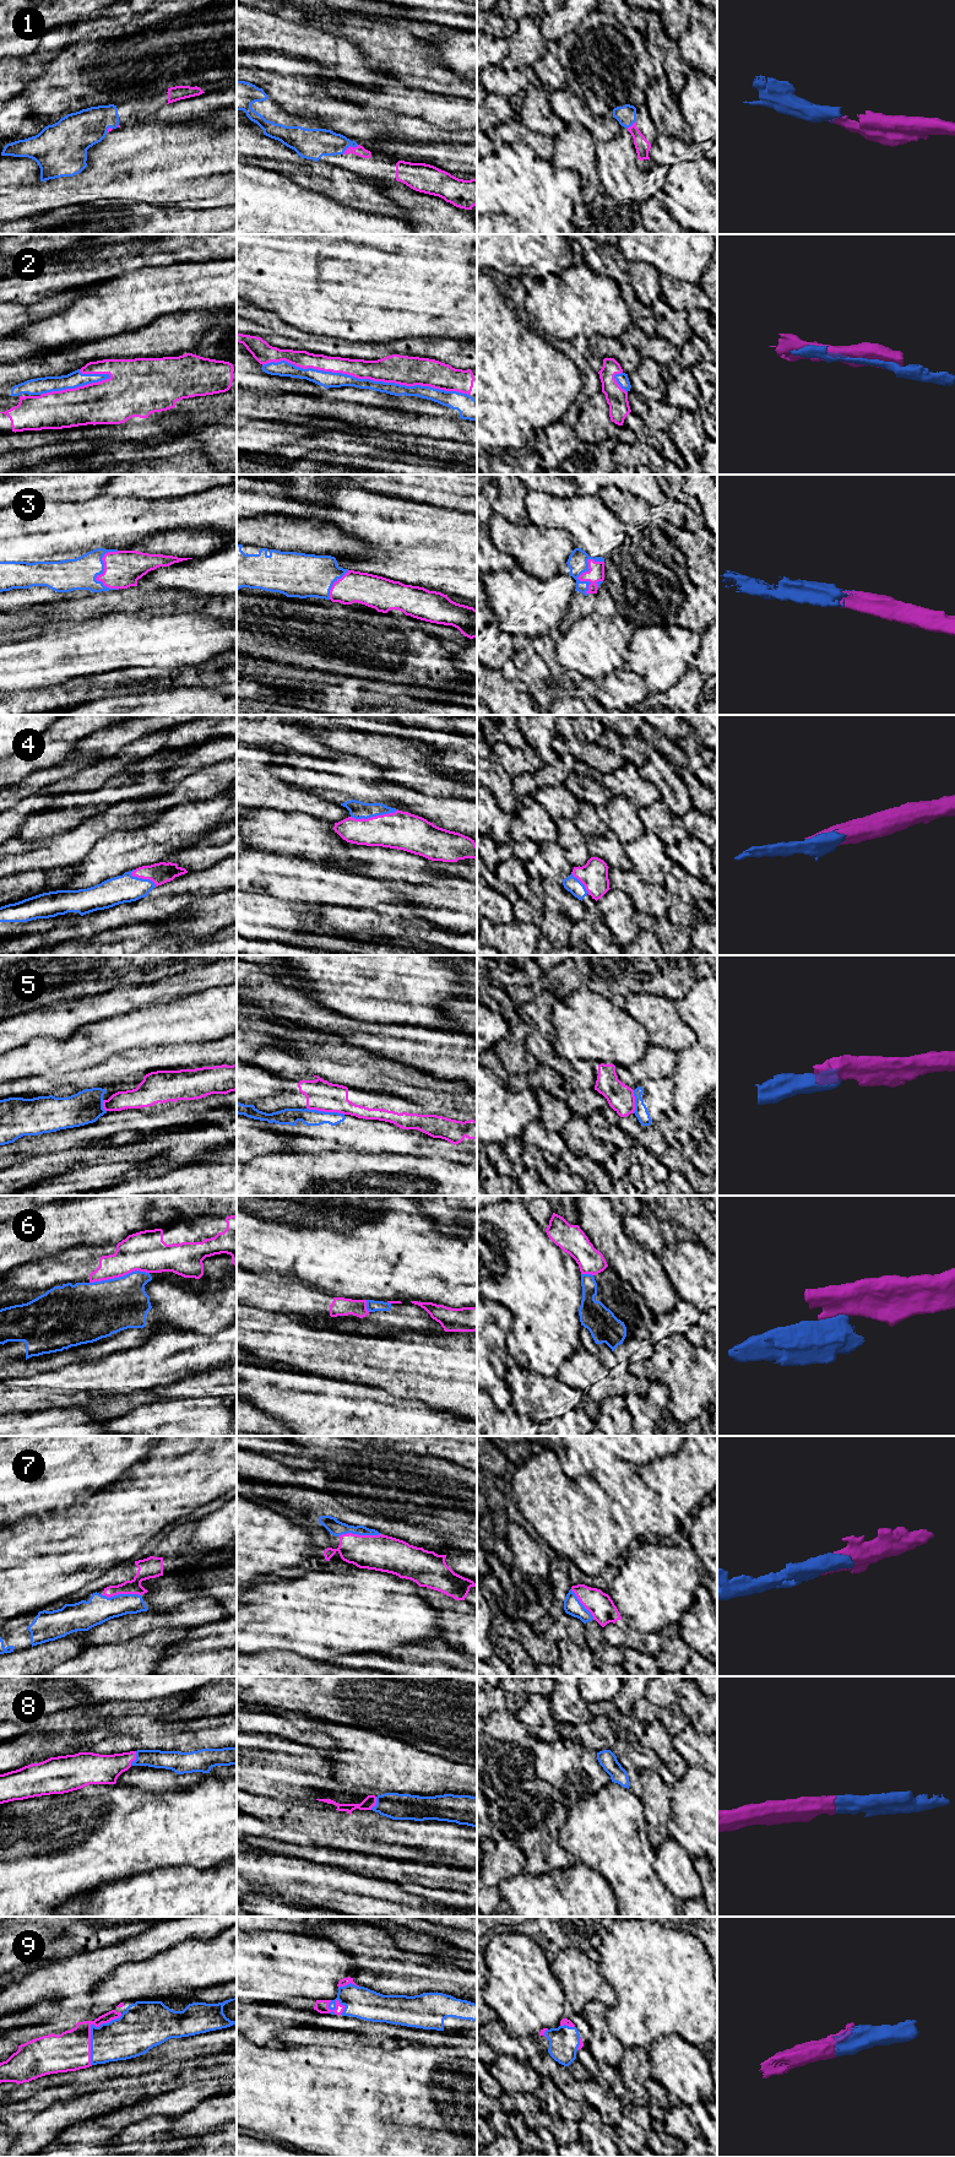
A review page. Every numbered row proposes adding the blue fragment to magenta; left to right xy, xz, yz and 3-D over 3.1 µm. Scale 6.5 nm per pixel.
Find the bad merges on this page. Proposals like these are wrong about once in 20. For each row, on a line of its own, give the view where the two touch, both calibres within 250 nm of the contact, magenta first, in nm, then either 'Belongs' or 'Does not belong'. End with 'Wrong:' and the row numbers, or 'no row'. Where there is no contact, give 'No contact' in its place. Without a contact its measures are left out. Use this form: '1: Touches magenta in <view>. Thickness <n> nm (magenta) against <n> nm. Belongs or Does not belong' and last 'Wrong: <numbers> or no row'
1: Touches magenta in xz. Thickness 70 nm (magenta) against 200 nm. Belongs
2: Touches magenta in xz. Thickness 190 nm (magenta) against 110 nm. Belongs
3: Touches magenta in xy. Thickness 240 nm (magenta) against 200 nm. Belongs
4: Touches magenta in xz. Thickness 260 nm (magenta) against 120 nm. Belongs
5: Touches magenta in xz. Thickness 200 nm (magenta) against 110 nm. Does not belong
6: Touches magenta in xy. Thickness 260 nm (magenta) against 360 nm. Does not belong
7: Touches magenta in xz. Thickness 240 nm (magenta) against 100 nm. Belongs
8: Touches magenta in xy. Thickness 190 nm (magenta) against 130 nm. Belongs
9: Touches magenta in xy. Thickness 260 nm (magenta) against 280 nm. Belongs
Wrong: 5, 6

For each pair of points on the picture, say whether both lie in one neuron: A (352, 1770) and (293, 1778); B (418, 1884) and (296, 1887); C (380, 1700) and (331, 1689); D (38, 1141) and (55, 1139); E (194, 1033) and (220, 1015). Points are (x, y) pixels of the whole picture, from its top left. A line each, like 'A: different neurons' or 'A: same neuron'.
A: different neurons
B: different neurons
C: same neuron
D: same neuron
E: same neuron

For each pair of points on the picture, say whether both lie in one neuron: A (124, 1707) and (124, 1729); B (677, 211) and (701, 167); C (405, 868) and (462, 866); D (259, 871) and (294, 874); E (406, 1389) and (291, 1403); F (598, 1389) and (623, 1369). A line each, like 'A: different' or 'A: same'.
A: different
B: same
C: different
D: same
E: different
F: same

